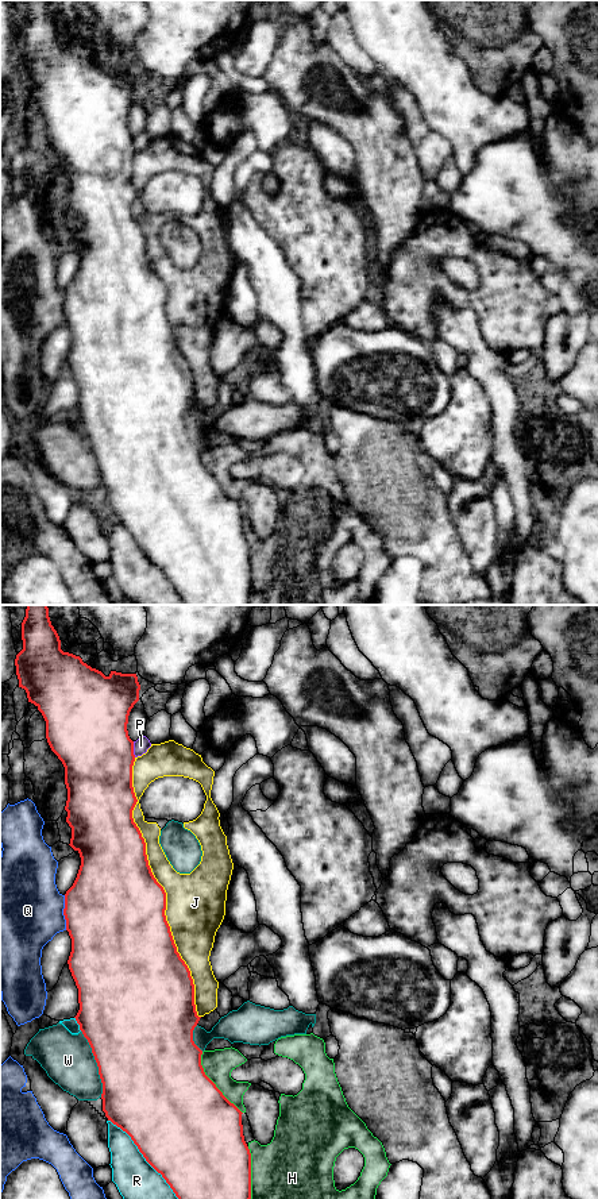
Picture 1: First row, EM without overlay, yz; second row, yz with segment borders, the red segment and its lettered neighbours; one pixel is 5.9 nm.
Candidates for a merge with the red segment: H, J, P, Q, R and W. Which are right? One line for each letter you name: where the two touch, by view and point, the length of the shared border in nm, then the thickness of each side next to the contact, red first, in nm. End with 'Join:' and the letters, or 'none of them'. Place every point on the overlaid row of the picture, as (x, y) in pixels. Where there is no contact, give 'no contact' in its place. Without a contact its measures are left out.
Join: none of them

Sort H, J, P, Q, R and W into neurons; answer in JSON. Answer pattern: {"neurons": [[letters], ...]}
{"neurons": [["H"], ["J"], ["P"], ["Q"], ["R"], ["W"]]}

